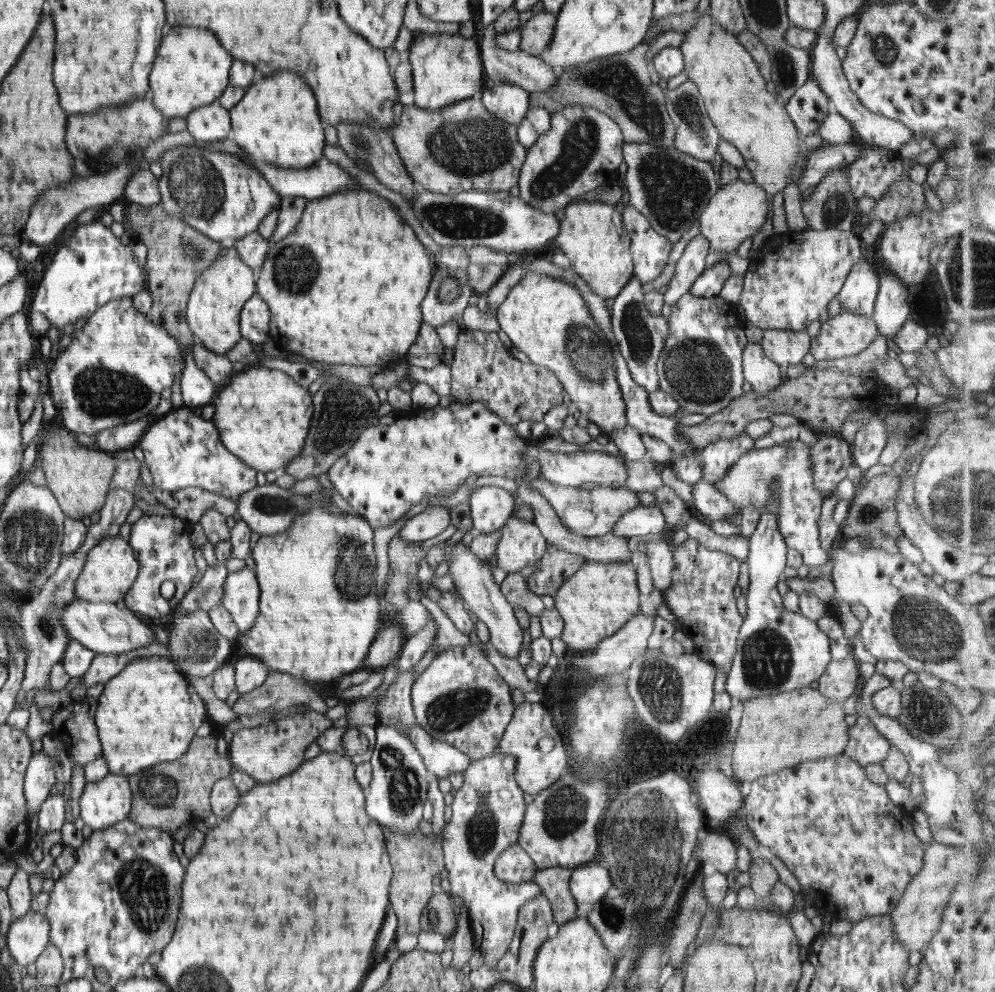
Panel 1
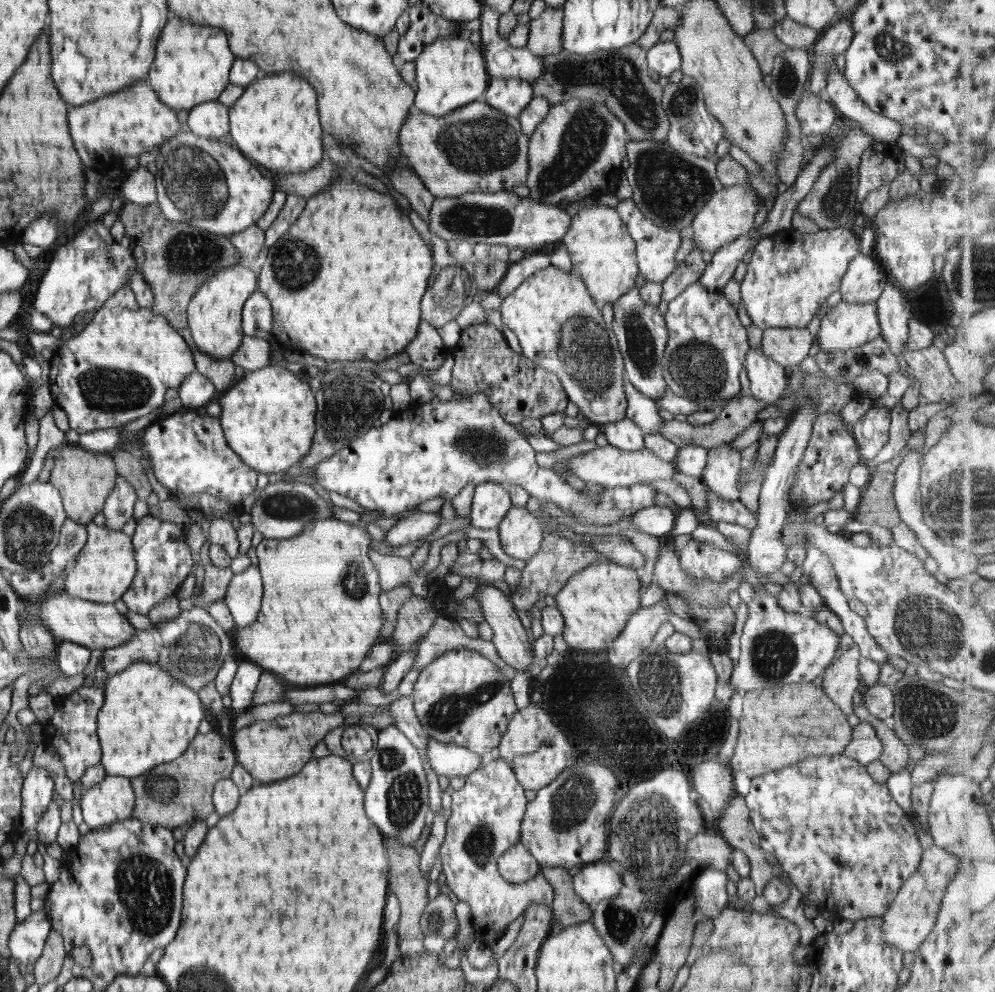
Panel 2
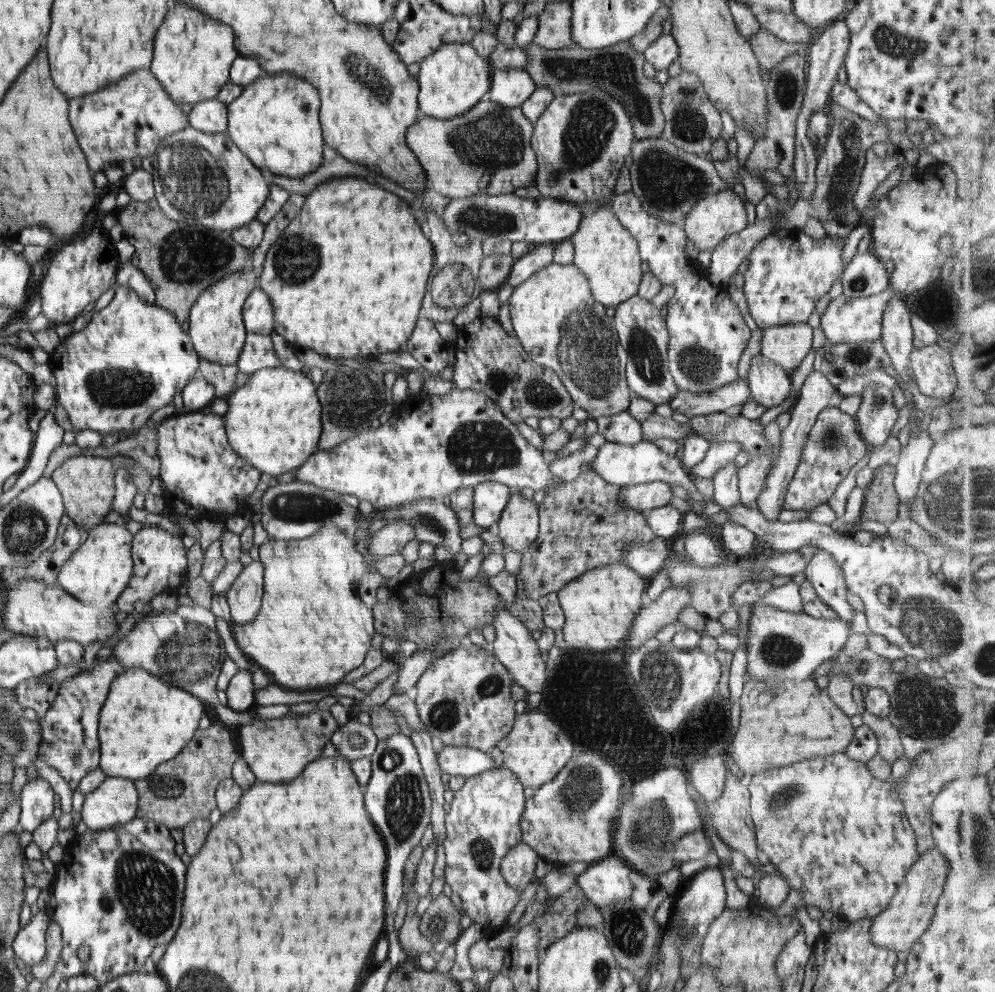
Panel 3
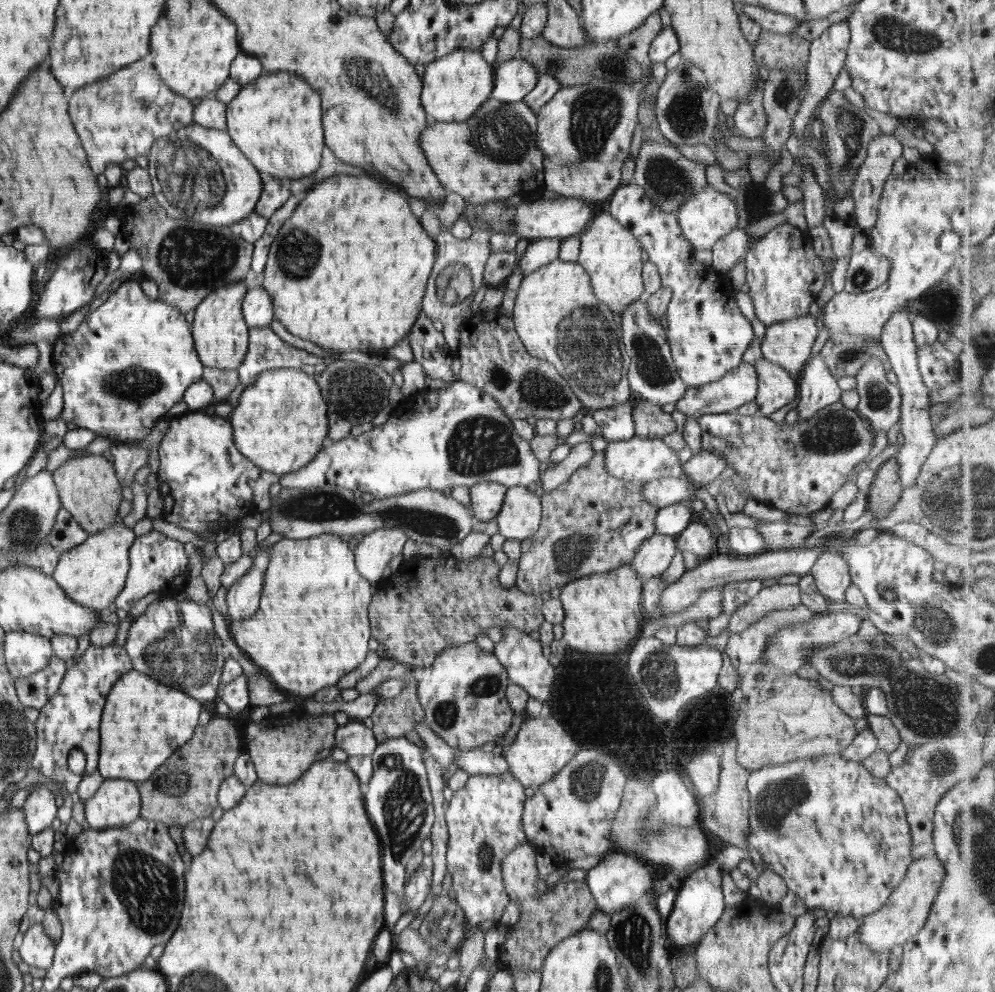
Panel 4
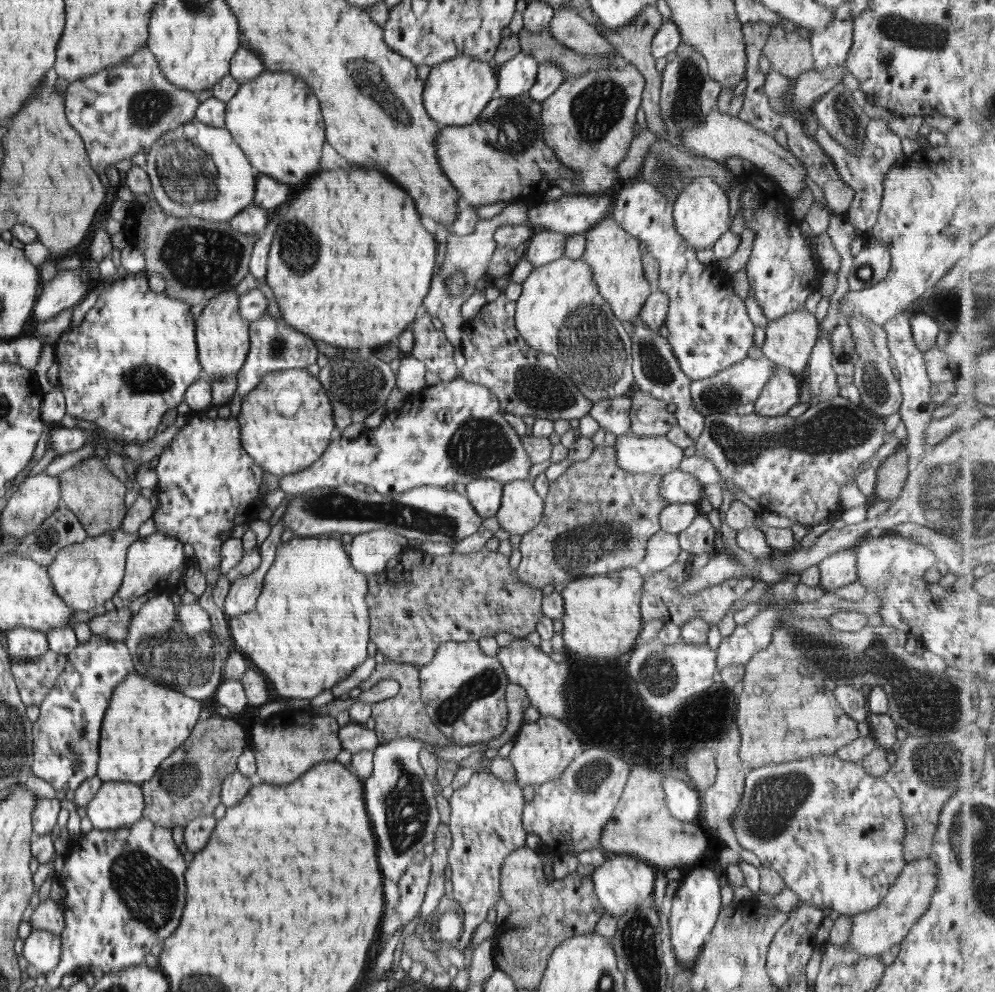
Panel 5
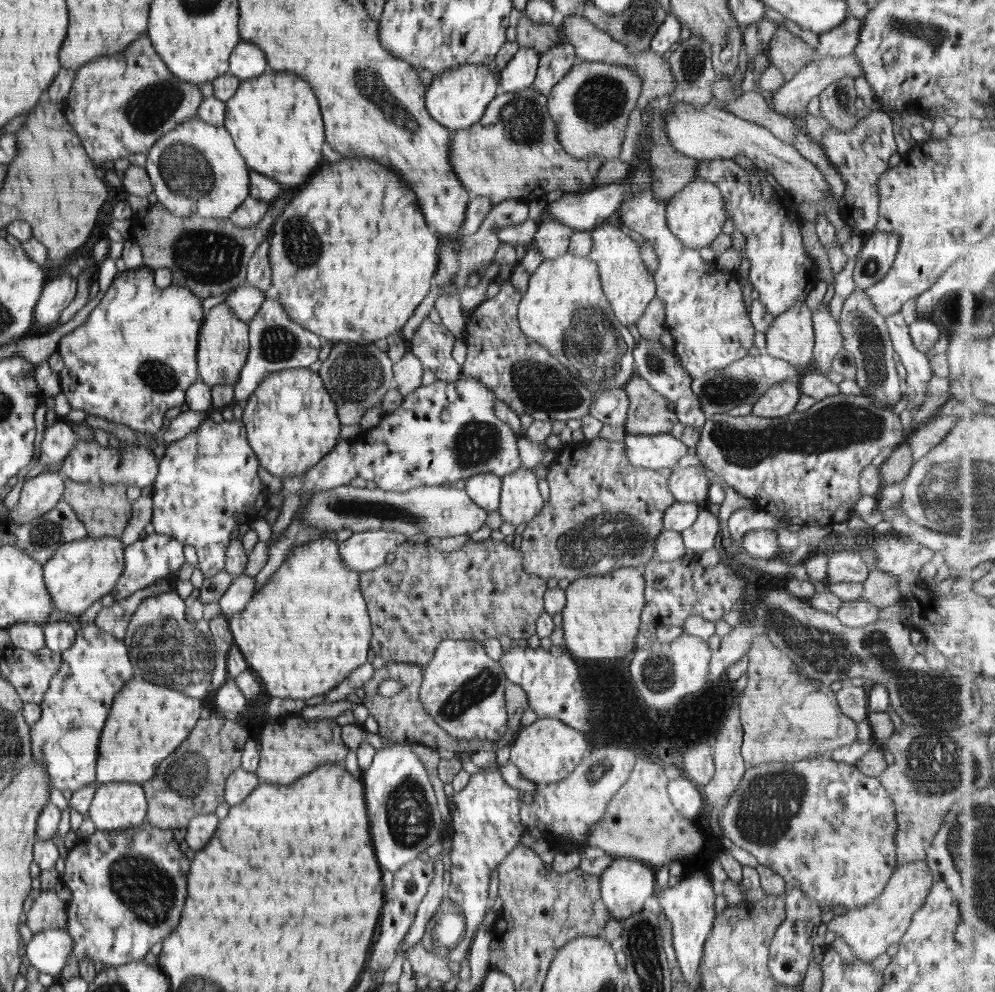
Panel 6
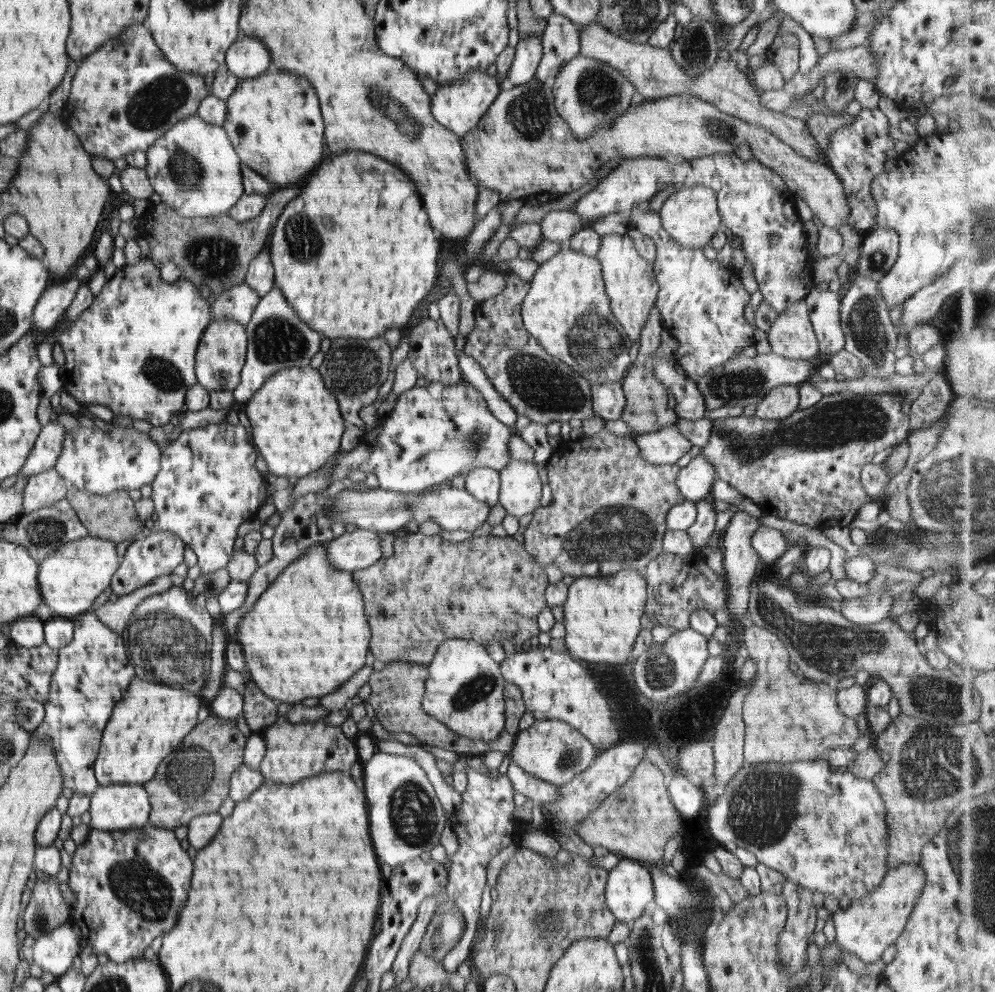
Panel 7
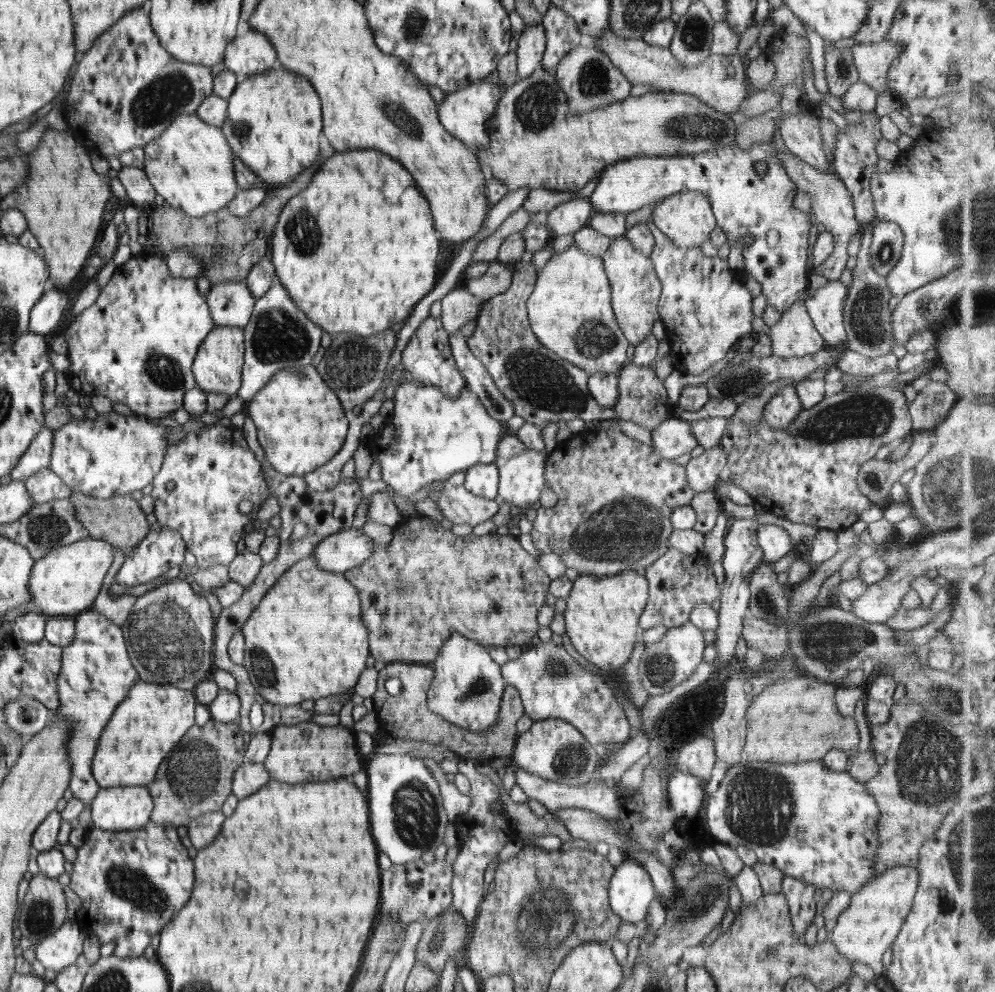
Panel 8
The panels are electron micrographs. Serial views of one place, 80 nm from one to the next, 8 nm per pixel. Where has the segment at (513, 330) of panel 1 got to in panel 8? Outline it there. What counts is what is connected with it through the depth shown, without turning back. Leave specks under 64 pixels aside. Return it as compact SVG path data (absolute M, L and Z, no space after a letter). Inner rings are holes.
M572 246L562 254L555 254L537 272L534 290L526 303L530 326L538 340L558 357L579 366L580 370L585 370L589 374L596 374L597 371L600 374L619 374L622 367L630 362L626 351L630 348L630 343L615 319L609 280L605 271L602 258L588 255Z

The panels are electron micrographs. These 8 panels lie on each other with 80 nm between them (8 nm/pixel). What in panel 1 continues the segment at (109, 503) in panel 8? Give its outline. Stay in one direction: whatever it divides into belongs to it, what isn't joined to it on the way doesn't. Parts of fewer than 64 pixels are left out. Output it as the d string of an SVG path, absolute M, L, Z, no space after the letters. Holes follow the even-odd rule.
M50 425L40 433L37 447L40 457L37 459L37 465L42 466L46 478L45 486L54 493L65 518L82 519L84 516L90 516L95 510L100 511L115 471L112 453L96 452L91 447L80 448L80 444L76 444L74 436L66 427Z

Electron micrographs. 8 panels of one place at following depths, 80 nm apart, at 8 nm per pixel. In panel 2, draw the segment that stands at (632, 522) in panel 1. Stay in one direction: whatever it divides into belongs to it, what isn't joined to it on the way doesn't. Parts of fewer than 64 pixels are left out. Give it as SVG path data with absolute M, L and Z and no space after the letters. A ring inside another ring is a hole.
M654 505L640 509L631 515L633 525L646 534L656 537L668 536L675 526L676 512L668 507Z

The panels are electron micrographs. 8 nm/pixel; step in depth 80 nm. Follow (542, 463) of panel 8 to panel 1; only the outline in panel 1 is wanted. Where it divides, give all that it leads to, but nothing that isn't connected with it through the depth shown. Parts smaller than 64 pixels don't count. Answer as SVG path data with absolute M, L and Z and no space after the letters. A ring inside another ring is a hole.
M514 512L501 529L501 537L496 548L497 567L502 568L506 573L512 573L519 572L524 566L535 566L544 556L547 542L541 535L540 529L533 522L517 518Z

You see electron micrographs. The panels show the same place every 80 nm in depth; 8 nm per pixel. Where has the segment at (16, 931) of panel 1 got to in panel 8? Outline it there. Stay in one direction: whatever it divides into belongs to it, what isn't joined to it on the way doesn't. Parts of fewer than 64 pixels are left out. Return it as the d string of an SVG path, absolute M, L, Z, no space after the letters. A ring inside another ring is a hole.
M64 922L54 934L37 942L36 958L44 968L52 968L58 973L75 964L76 958L82 954L85 936L85 931L78 923Z

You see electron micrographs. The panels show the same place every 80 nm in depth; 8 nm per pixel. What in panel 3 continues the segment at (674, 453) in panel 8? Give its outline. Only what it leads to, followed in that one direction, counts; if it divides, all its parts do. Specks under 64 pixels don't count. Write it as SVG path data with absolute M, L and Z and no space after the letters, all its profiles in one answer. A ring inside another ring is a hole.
M642 440L638 444L616 444L606 442L602 445L595 457L591 457L585 469L591 469L599 474L606 482L616 486L644 484L647 482L662 481L684 487L689 495L704 504L709 498L702 496L690 479L690 474L684 469L681 460L676 456L668 455L653 441Z

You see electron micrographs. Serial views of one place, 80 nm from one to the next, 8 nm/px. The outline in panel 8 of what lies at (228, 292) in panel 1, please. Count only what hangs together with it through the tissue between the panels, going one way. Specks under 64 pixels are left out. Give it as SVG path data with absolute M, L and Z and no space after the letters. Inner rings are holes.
M214 325L198 347L192 372L195 383L205 393L224 394L232 398L241 385L241 374L245 361L244 329L235 326Z

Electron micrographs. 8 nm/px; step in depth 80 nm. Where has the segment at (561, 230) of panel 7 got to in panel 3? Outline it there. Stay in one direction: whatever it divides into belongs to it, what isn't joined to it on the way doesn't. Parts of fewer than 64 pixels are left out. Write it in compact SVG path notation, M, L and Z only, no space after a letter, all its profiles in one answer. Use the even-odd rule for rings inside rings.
M543 242L542 244L531 246L525 256L514 262L512 271L507 276L505 283L511 284L515 289L527 278L550 265L553 260L554 247L552 247L552 242Z

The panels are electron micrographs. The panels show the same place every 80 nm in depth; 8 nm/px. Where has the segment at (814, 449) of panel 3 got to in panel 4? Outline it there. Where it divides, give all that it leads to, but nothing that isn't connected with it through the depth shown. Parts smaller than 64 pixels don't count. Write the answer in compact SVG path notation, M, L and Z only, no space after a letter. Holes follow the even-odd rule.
M841 401L829 404L822 410L817 411L808 418L808 421L797 421L794 424L783 423L782 425L777 424L768 416L760 416L756 414L754 416L742 416L737 412L722 413L722 414L705 414L704 416L697 417L697 421L701 430L701 445L704 451L710 453L718 453L727 460L727 467L733 466L737 470L734 478L737 480L746 479L748 481L748 492L752 499L764 503L766 506L778 508L791 514L800 514L800 516L813 516L817 510L829 506L830 498L836 494L836 491L845 484L850 471L862 460L864 460L874 444L875 435L871 431L871 426L866 419L862 419L858 415L857 410L848 410L842 405Z

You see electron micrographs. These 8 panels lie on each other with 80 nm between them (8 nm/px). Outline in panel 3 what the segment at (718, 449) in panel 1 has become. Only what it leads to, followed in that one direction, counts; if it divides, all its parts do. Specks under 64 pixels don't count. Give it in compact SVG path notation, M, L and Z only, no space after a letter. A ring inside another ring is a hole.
M734 461L722 466L712 478L714 494L712 500L716 501L724 509L741 504L739 493L739 478Z

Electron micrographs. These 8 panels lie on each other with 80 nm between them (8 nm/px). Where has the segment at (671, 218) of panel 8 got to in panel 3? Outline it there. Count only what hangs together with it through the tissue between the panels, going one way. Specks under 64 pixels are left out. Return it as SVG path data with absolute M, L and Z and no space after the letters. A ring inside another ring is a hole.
M726 188L720 193L706 196L683 219L682 225L687 237L699 251L714 251L729 234L740 232L749 225L746 201L739 188Z

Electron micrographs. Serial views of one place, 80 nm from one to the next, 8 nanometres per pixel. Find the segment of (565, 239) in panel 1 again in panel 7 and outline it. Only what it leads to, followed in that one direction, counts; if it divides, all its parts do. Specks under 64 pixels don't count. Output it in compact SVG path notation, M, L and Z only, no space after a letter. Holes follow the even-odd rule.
M627 233L603 234L600 250L595 258L600 262L605 291L616 320L624 327L632 342L638 340L652 307L657 301L659 284L650 265L636 251L634 241Z

